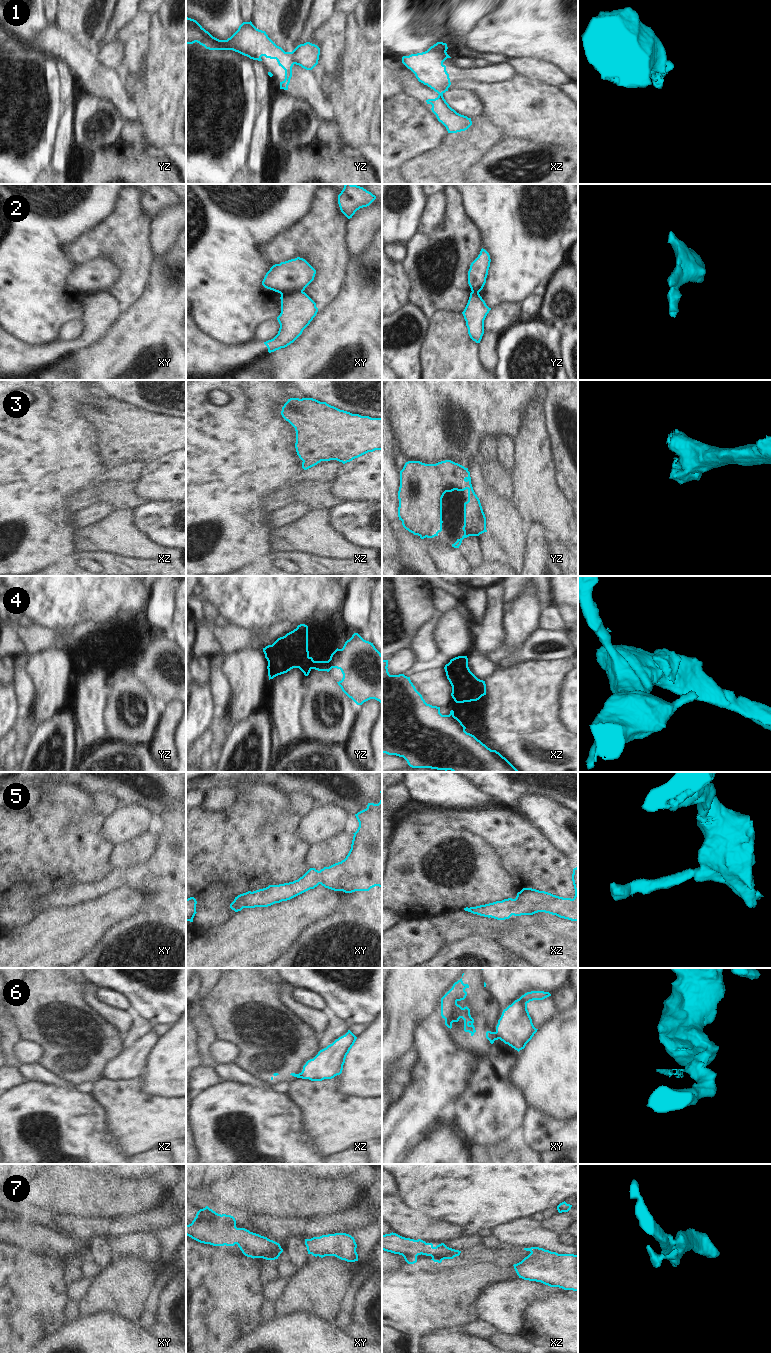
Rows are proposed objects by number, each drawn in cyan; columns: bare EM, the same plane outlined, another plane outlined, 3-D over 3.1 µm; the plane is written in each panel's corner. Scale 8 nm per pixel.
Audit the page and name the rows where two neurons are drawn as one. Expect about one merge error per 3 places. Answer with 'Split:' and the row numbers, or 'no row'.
Split: 1, 2, 4, 6

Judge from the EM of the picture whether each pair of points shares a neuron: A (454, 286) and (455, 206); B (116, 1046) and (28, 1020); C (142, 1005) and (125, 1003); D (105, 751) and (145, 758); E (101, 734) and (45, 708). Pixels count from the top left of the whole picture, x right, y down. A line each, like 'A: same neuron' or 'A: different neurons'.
A: same neuron
B: same neuron
C: different neurons
D: same neuron
E: different neurons

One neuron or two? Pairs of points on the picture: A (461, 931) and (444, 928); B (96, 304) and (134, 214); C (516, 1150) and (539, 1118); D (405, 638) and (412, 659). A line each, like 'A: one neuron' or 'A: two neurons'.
A: one neuron
B: two neurons
C: two neurons
D: two neurons

